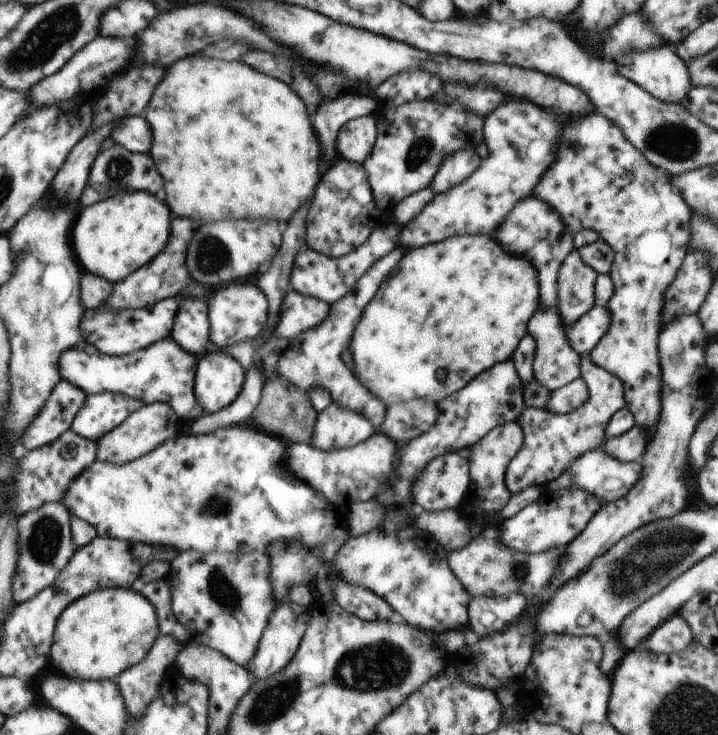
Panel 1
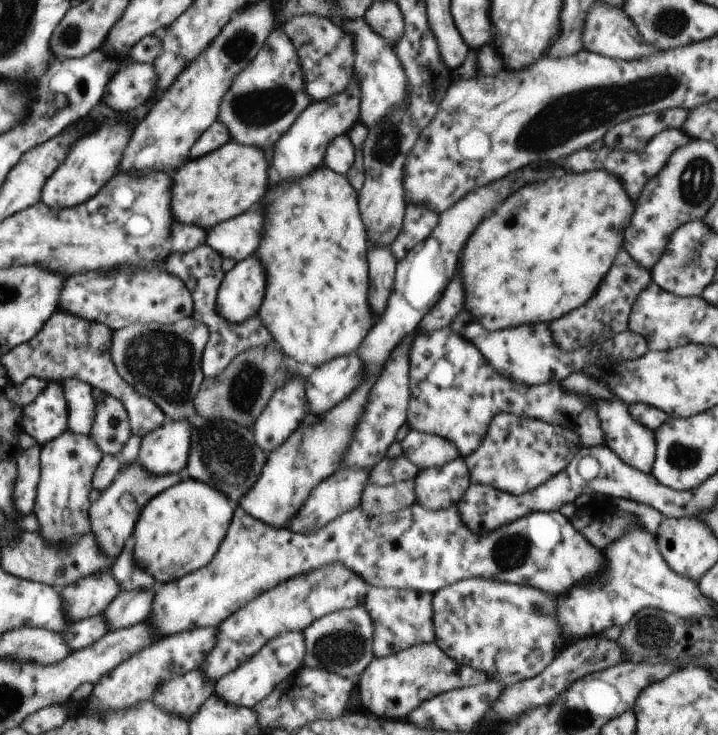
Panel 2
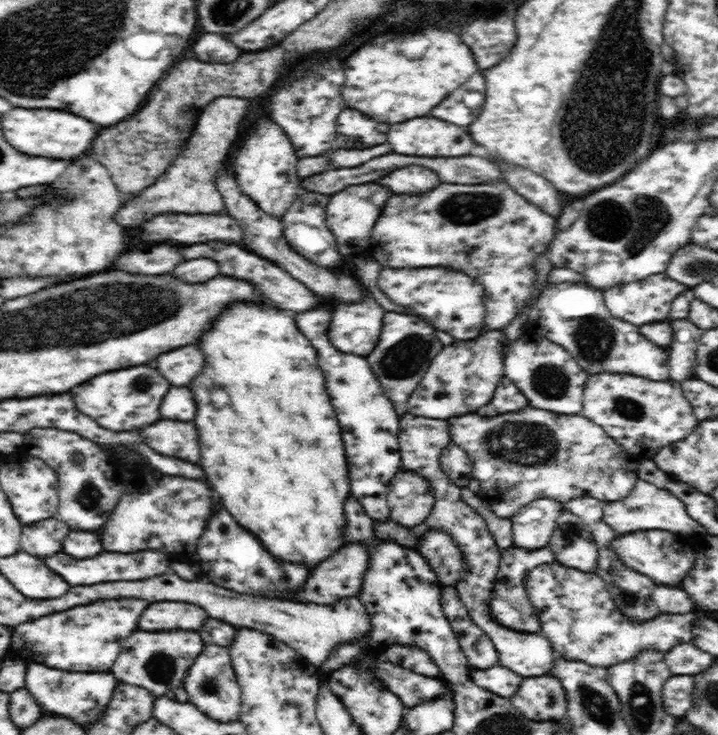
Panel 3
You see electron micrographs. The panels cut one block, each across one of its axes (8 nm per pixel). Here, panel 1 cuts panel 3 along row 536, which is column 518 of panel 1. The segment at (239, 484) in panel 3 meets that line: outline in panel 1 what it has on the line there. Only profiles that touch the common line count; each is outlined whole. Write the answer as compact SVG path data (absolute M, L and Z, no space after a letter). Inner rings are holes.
M454 235L438 242L438 244L428 244L424 248L412 250L408 254L404 253L404 258L396 264L396 270L388 276L388 280L384 280L384 284L380 284L374 302L368 304L364 314L356 323L349 349L352 353L354 362L353 375L363 384L377 399L380 399L385 406L394 403L403 403L415 398L425 398L433 400L435 403L447 398L453 392L464 388L475 376L481 372L492 368L496 363L505 361L510 358L516 346L521 343L524 336L527 336L527 326L532 314L536 312L539 306L539 284L537 272L532 268L528 260L520 258L520 256L510 256L506 254L494 240L492 236L462 236Z

